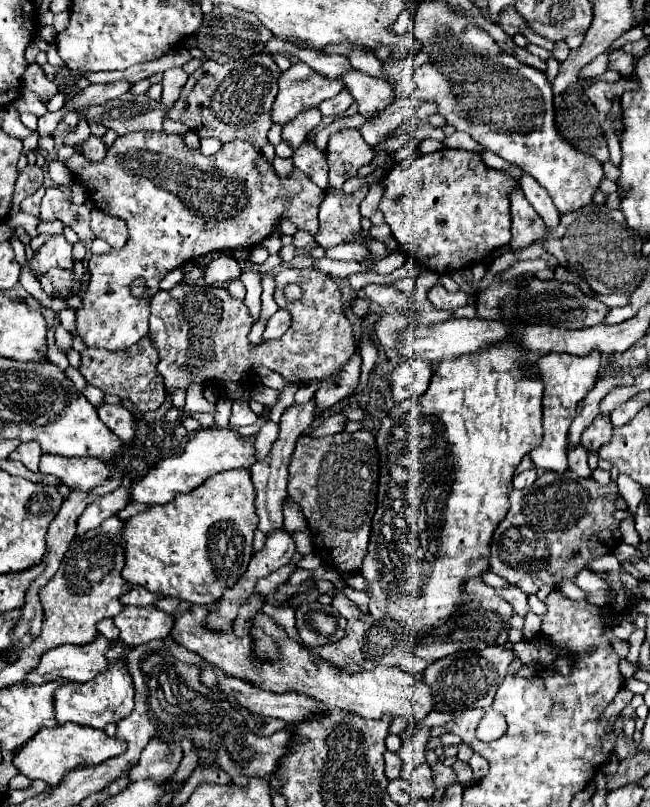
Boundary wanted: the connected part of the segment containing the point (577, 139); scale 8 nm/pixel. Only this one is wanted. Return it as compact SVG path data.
M580 82L570 84L562 94L554 96L554 116L556 116L556 128L558 128L558 132L576 150L580 150L580 152L584 152L588 156L594 156L600 164L604 164L604 162L610 160L606 130L602 128L604 118L600 116L600 112L596 110L596 106L586 98L584 88L582 88Z

